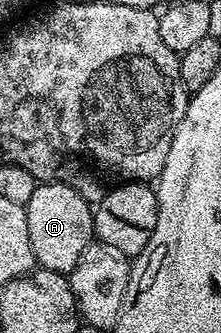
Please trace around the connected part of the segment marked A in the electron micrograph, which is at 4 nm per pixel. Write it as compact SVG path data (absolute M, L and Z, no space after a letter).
M37 183L26 210L26 230L30 230L30 246L37 265L46 270L70 274L82 258L82 250L94 240L93 205L78 190L65 184Z

